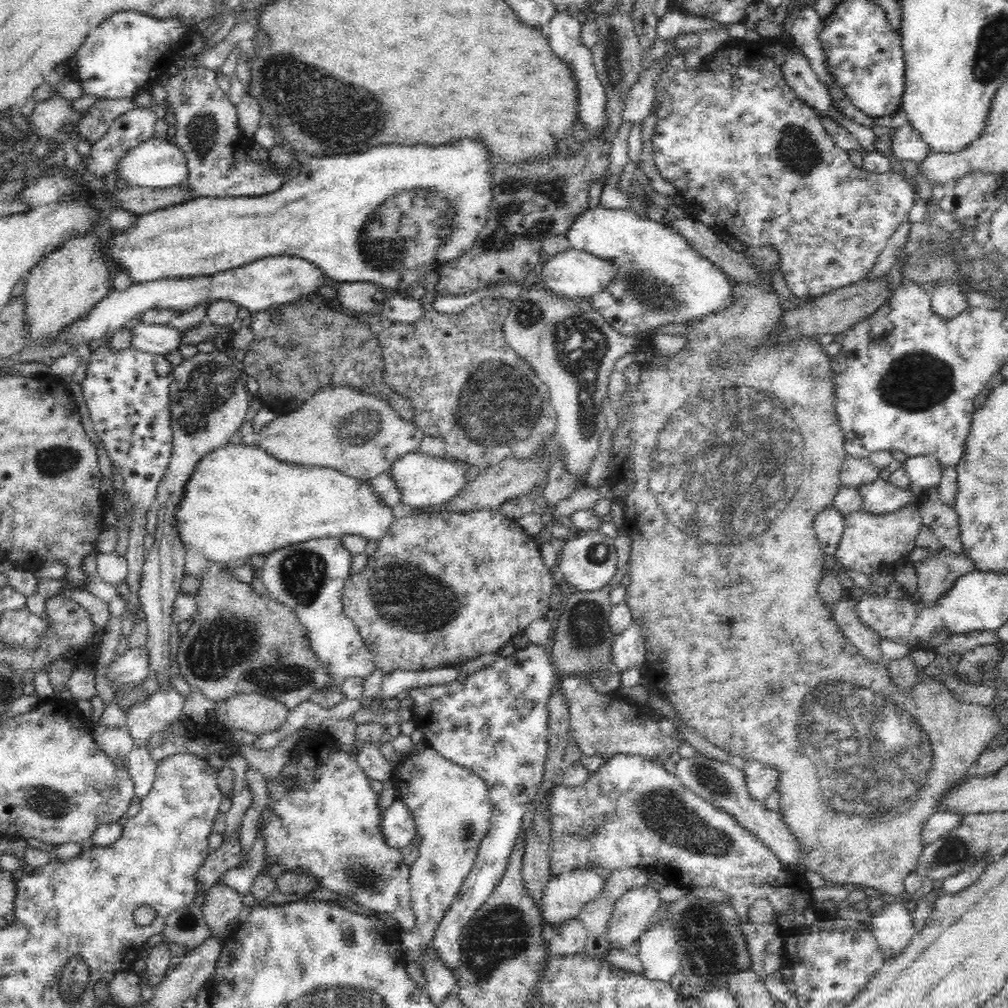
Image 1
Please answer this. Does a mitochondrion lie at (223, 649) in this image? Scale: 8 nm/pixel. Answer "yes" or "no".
yes

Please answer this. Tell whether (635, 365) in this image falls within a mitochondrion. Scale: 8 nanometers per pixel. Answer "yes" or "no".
no

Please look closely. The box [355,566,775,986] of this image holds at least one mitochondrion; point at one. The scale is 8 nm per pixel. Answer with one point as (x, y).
(694, 834)

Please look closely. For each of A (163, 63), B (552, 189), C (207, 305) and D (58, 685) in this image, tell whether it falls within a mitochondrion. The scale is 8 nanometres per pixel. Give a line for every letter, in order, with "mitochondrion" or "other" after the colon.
A: other
B: mitochondrion
C: other
D: other

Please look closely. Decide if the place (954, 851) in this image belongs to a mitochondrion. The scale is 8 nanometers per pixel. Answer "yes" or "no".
yes

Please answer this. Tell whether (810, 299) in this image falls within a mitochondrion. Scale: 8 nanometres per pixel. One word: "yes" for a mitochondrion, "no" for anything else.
no

